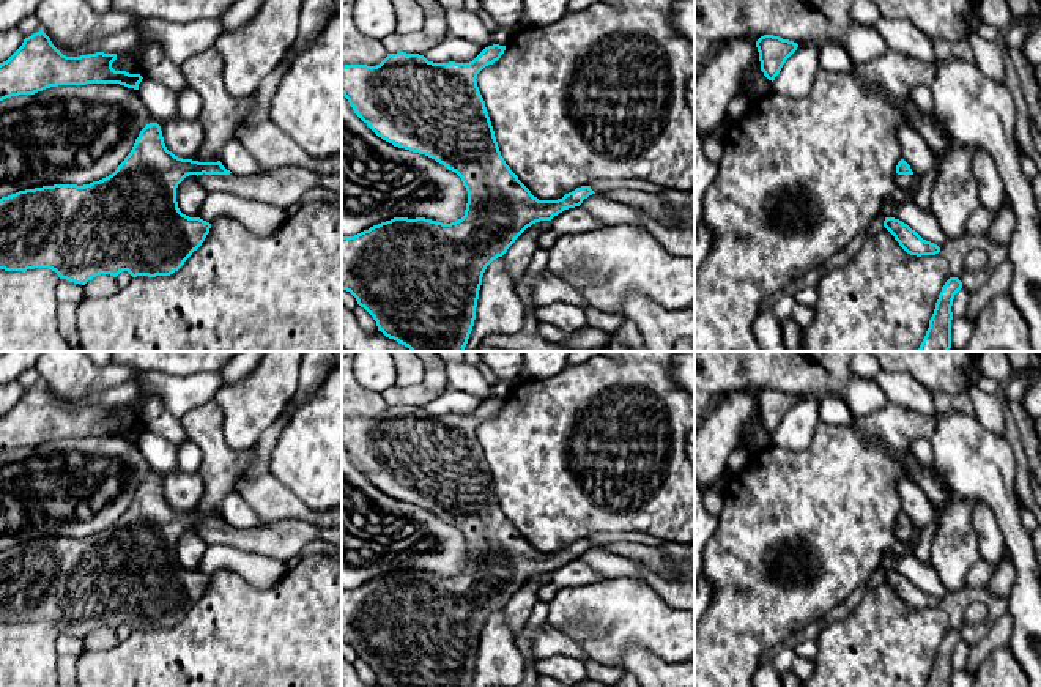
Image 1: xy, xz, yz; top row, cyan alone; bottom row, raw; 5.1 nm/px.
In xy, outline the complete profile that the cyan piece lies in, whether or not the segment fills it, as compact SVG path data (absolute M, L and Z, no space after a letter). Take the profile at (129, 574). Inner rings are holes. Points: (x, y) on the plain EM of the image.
M157 476L146 477L131 506L117 523L90 537L54 537L19 544L0 551L0 622L27 624L47 621L74 637L85 638L96 629L110 627L117 630L128 624L137 629L170 629L197 603L209 586L211 577L200 570L183 567L176 555L176 540L189 528L195 528L208 545L232 545L243 551L290 561L304 553L304 547L317 539L326 540L342 550L342 528L318 528L304 520L266 522L260 529L241 529L227 523L220 514L198 515L183 512L167 503Z

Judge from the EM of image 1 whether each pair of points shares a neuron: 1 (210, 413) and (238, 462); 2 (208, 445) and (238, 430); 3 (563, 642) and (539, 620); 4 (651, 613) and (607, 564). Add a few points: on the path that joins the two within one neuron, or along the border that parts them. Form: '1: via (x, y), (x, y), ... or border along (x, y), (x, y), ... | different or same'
1: via (210, 426), (210, 438), (225, 454) | same
2: border along (216, 402), (224, 440), (233, 449), (252, 448) | different
3: border along (545, 623), (534, 632), (533, 654), (536, 659) | different
4: border along (607, 577), (632, 577), (646, 582) | different

